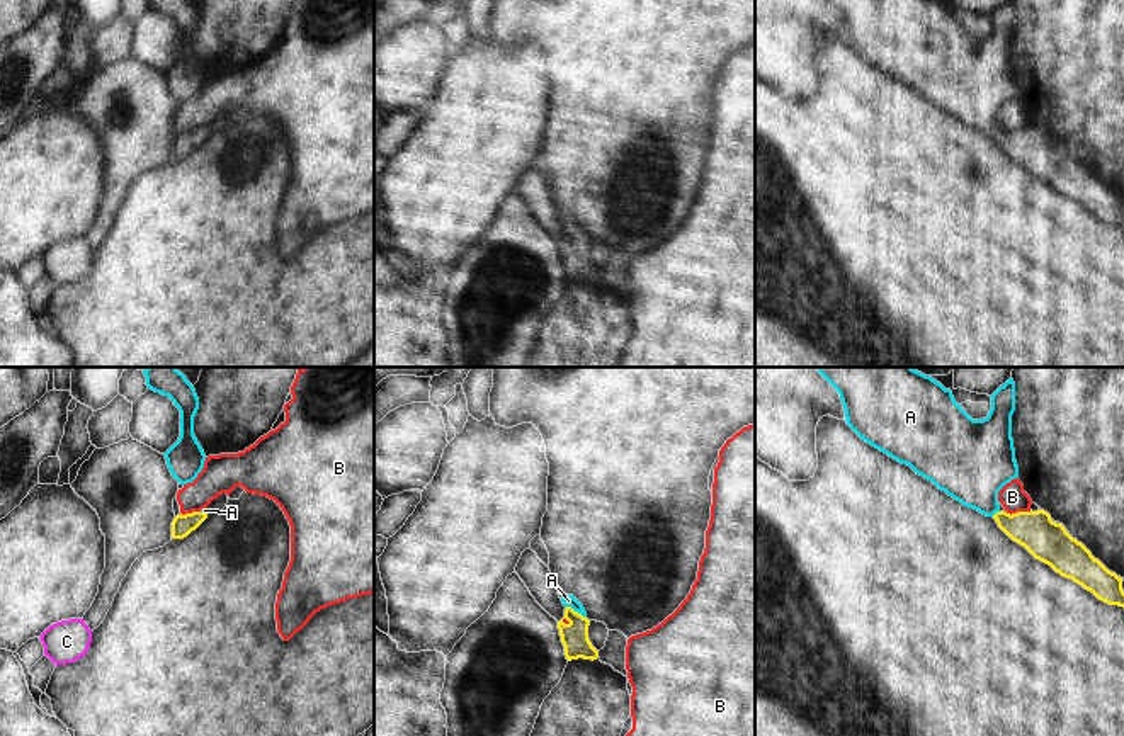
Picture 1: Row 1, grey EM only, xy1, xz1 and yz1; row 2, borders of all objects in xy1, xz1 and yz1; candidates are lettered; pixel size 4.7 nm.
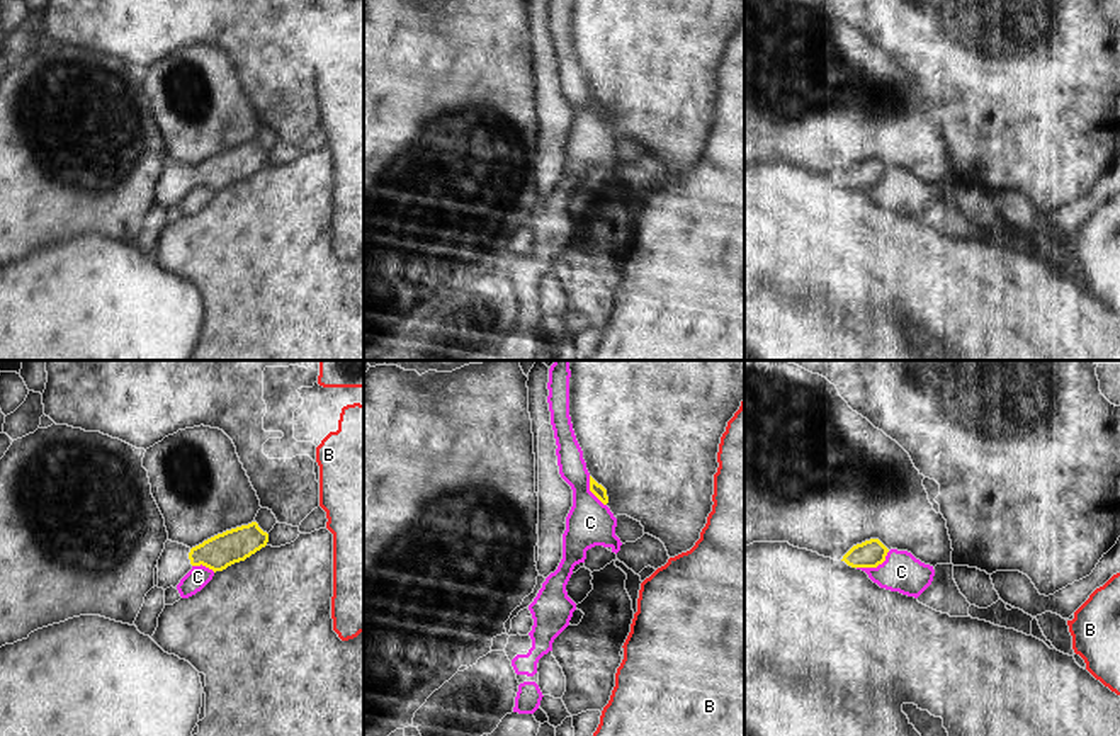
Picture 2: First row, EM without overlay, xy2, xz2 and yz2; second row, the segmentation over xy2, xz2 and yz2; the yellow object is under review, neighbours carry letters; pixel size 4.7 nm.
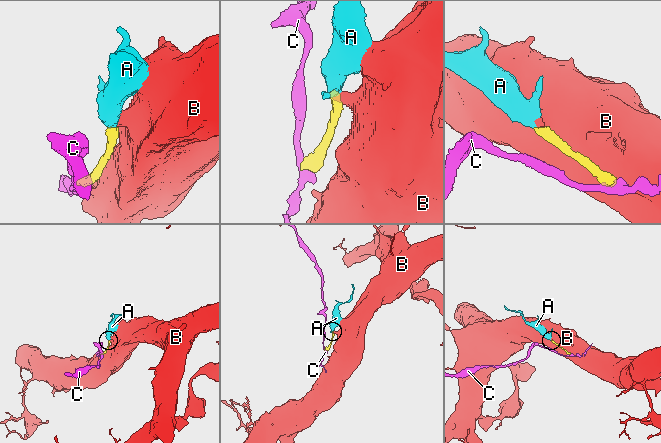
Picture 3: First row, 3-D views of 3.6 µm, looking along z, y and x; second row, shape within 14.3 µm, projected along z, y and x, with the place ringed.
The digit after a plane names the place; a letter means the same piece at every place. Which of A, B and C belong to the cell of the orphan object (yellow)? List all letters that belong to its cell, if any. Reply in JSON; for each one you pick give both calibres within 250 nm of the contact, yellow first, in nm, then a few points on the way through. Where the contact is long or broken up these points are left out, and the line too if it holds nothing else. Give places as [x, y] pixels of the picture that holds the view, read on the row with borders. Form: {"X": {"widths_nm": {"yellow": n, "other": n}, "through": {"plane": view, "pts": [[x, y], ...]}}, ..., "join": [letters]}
{"A": {"widths_nm": {"yellow": 130, "other": 60}, "through": {"plane": "xz1", "pts": [[575, 639], [577, 612], [568, 600]]}}, "join": ["A"]}

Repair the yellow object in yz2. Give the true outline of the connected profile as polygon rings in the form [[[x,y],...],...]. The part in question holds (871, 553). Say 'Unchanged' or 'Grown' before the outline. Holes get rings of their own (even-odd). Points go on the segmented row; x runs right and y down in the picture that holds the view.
Unchanged. [[[870,539],[853,546],[841,561],[851,568],[877,568],[885,561],[889,549],[879,541]]]

